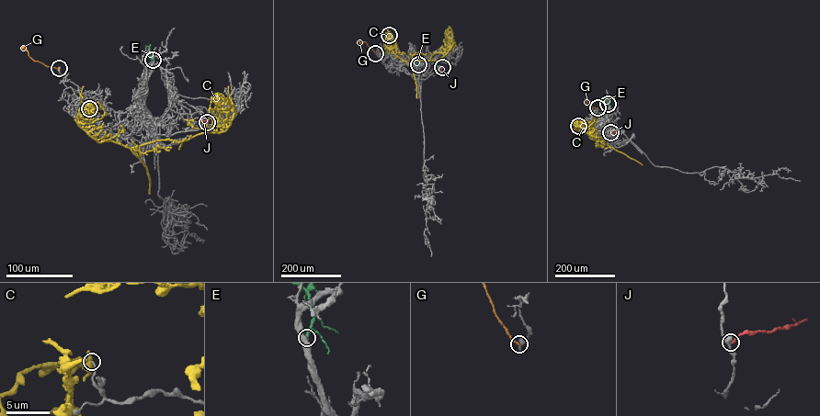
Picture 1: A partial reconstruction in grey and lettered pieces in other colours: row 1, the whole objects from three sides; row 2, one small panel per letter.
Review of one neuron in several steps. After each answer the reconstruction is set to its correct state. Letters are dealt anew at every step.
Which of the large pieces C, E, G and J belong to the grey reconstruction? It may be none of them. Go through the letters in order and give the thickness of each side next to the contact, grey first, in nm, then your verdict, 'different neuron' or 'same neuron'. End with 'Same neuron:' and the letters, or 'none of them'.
C: 190/320 nm | different neuron
E: 380/260 nm | same neuron
G: 240/160 nm | different neuron
J: 440/200 nm | different neuron
Same neuron: E

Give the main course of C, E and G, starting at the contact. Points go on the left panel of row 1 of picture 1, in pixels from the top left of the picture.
C: (89, 108), (83, 129), (130, 148), (224, 131), (229, 107), (217, 93), (220, 103)
E: (153, 60), (150, 44)
G: (59, 68), (34, 61), (22, 46)

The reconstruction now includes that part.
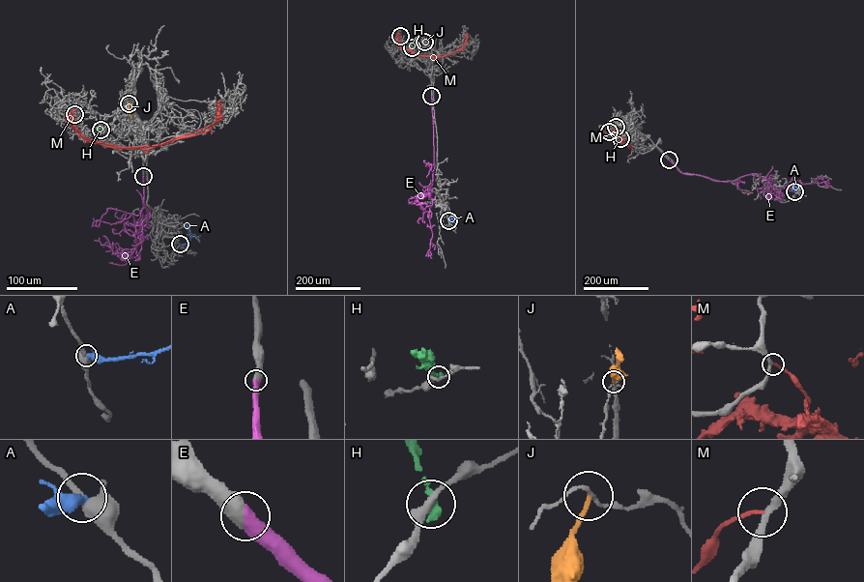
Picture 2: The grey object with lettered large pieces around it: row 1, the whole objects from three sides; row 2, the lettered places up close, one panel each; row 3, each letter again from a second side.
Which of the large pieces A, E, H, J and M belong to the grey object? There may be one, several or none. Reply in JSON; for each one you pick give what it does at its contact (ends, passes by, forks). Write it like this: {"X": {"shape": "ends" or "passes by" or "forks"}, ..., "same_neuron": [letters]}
{"E": {"shape": "ends"}, "same_neuron": ["E"]}

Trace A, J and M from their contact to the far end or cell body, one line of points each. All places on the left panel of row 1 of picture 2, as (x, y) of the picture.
A: (180, 244), (189, 241), (187, 224)
J: (129, 103), (131, 118)
M: (74, 114), (70, 123), (87, 139), (146, 149), (205, 132), (219, 117), (175, 137)

